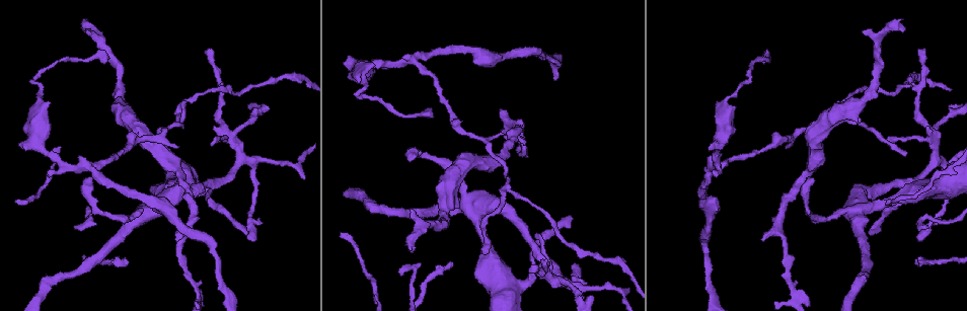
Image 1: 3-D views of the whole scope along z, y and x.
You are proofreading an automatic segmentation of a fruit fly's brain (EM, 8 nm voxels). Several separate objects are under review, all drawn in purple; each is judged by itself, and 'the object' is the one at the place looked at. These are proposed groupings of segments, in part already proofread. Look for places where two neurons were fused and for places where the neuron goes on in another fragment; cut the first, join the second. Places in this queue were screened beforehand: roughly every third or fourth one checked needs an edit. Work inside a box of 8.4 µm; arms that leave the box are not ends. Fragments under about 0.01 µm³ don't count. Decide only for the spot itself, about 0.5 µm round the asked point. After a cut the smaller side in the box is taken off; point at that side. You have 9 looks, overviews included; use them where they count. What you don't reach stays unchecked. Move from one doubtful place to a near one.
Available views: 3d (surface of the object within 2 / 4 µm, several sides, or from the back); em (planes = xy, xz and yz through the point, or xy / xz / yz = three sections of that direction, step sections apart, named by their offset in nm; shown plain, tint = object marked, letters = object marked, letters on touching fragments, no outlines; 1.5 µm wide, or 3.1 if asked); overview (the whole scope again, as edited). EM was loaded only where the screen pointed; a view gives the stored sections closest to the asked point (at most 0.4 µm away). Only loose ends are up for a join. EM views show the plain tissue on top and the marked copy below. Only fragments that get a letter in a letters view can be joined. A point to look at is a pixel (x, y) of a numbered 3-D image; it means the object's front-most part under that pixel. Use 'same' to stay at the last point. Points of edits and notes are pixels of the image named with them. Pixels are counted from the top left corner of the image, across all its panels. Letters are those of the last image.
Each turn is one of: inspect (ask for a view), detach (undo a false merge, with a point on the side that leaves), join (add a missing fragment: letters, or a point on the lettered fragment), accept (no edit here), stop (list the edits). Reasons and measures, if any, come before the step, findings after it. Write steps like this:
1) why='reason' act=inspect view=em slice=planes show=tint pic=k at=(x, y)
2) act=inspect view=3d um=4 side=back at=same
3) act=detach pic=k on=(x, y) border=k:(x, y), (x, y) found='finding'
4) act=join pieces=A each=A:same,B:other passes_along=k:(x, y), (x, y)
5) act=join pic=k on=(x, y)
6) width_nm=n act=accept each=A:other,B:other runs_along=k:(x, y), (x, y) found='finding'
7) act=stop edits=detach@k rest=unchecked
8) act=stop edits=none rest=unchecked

why='abrupt turn' act=inspect view=em slice=planes show=tint pic=1 at=(505, 186)

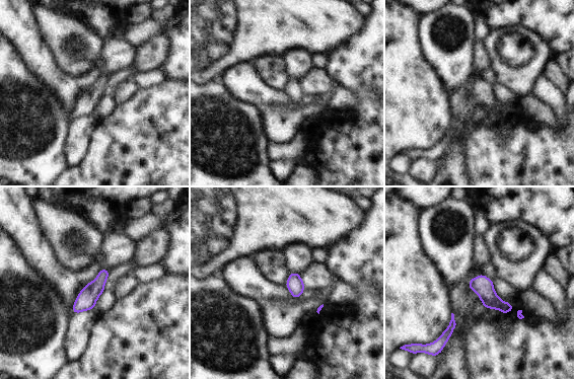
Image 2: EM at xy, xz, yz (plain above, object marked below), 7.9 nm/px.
act=inspect view=em slice=planes show=letters at=same

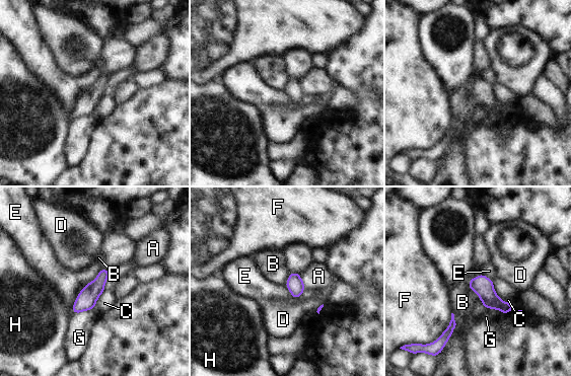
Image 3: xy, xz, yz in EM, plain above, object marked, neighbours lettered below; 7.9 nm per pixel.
longest_contact=F:280nm act=accept each=A:other,B:other,C:other,D:other,E:other,F:other,G:other,H:other runs_along=3:(106, 271), (97, 286), (74, 311) found='one neuron here'

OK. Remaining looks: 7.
act=inspect view=3d um=2 pic=1 at=(537, 236)

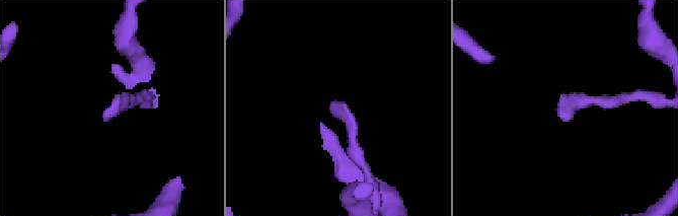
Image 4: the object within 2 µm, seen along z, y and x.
act=inspect view=em slice=xy step=8 show=tint pic=4 at=(333, 114)

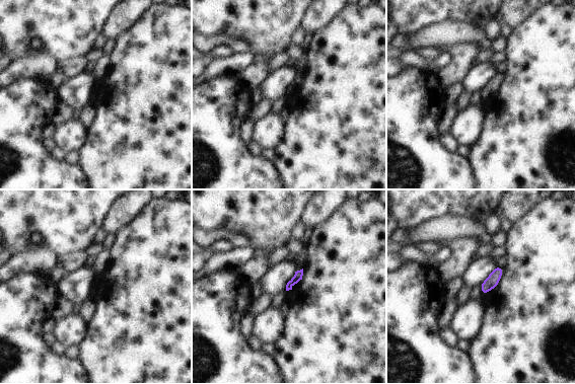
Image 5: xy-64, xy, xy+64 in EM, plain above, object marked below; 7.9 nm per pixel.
why='another direction' act=inspect view=em slice=planes show=letters at=same

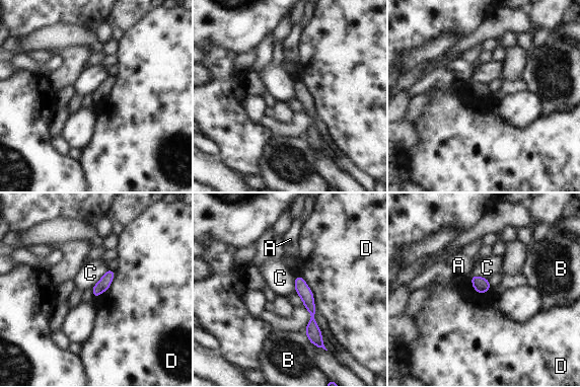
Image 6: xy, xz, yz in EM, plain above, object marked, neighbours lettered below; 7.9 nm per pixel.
width_nm=100 act=accept each=A:other,B:other,C:other,D:other border=6:(111, 266), (90, 288) found='none of them fits'

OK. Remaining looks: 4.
why='free end' act=inspect view=3d um=2 pic=1 at=(903, 31)

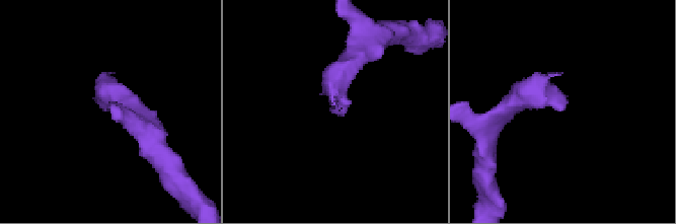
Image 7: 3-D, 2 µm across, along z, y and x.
act=inspect view=em slice=planes show=letters pic=7 at=(565, 107)

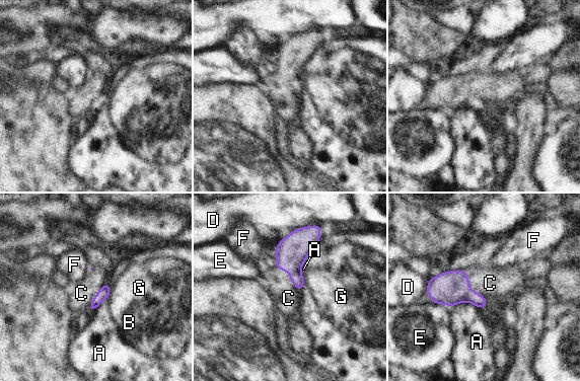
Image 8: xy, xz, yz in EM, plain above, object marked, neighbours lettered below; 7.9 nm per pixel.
act=join pieces=C each=A:other,B:other,C:same,D:other,E:other,F:other,G:other passes_along=8:(450, 288), (469, 288), (490, 283) found='the neuron continues'

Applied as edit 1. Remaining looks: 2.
why='end of a long branch' act=inspect view=em slice=planes show=letters pic=1 at=(245, 234)

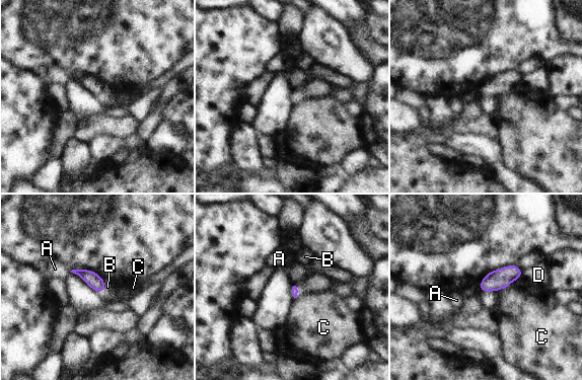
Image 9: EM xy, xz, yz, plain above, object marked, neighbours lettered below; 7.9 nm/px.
longest_contact=C:200nm act=accept each=A:other,B:other,C:other,D:other border=9:(520, 278), (498, 290) found='no lettered fragment goes on from it'

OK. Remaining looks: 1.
act=stop edits=join@8 rest=unchecked

